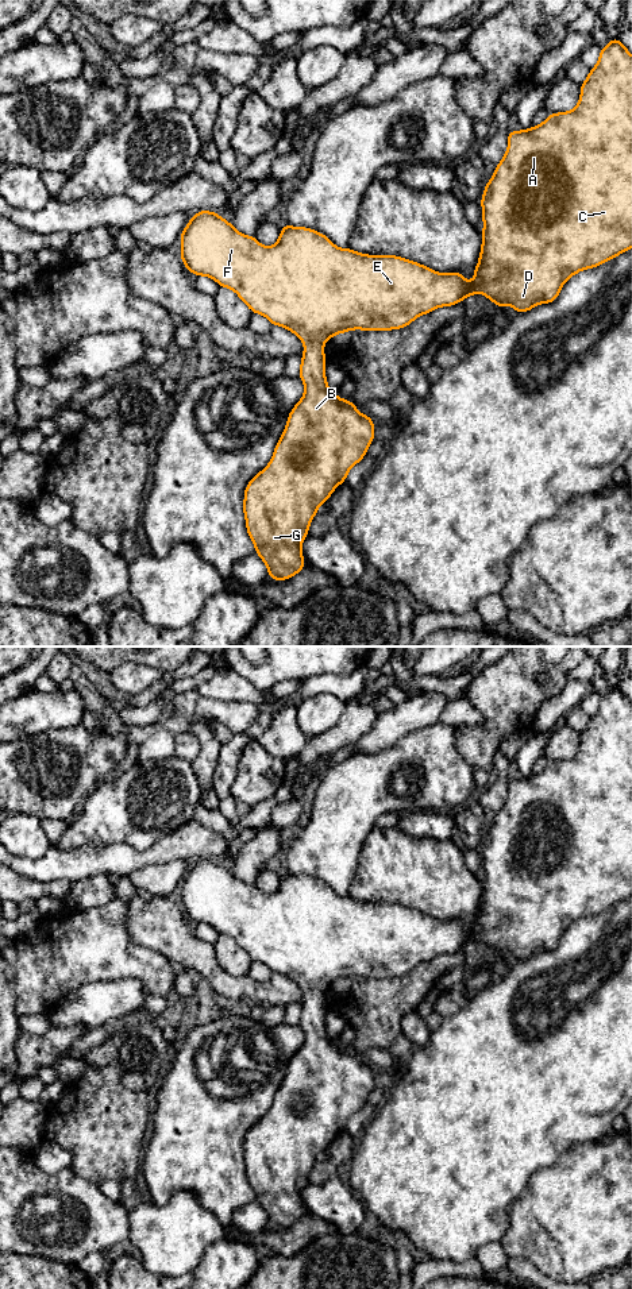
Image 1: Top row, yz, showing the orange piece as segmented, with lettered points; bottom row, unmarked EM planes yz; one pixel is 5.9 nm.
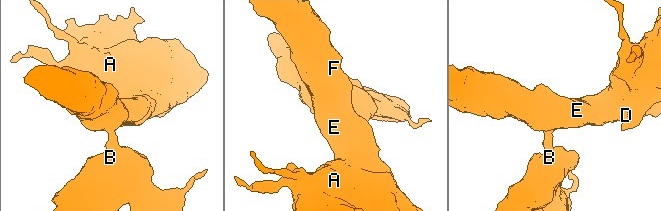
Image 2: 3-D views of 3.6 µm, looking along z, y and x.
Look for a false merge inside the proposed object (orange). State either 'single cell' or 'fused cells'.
single cell

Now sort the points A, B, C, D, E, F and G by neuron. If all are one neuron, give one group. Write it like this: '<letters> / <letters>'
A B C D E F G

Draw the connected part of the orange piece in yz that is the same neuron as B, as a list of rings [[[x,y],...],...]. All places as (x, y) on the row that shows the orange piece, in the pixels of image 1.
[[[616,36],[601,49],[597,65],[579,88],[581,97],[573,111],[548,113],[540,126],[528,130],[508,131],[508,150],[481,198],[482,247],[470,283],[458,271],[442,274],[397,255],[366,255],[339,248],[321,232],[305,227],[285,224],[278,242],[265,247],[255,236],[236,231],[216,212],[199,211],[181,232],[180,258],[189,273],[209,277],[220,287],[232,289],[253,313],[265,316],[271,325],[288,328],[304,343],[298,370],[304,395],[290,410],[271,460],[244,489],[246,529],[270,579],[288,580],[305,568],[301,543],[308,537],[317,508],[346,482],[350,468],[363,459],[375,439],[374,421],[328,387],[324,355],[328,339],[352,329],[405,328],[419,316],[456,305],[475,293],[482,293],[498,308],[510,305],[515,312],[524,313],[539,304],[554,302],[563,283],[574,274],[597,267],[632,247],[632,55]]]

